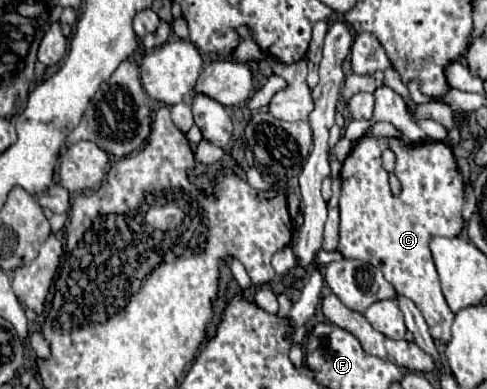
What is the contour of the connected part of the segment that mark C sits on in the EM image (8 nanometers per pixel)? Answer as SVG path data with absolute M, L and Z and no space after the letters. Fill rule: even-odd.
M365 136L355 144L341 168L341 230L337 252L343 258L365 260L381 268L385 280L395 286L397 294L415 302L431 336L441 342L449 340L455 314L443 298L429 242L435 236L459 236L467 226L463 220L463 194L463 176L451 146L445 142L403 144L399 138ZM385 146L393 148L397 154L393 174L401 182L399 196L391 194L389 174L381 166Z

